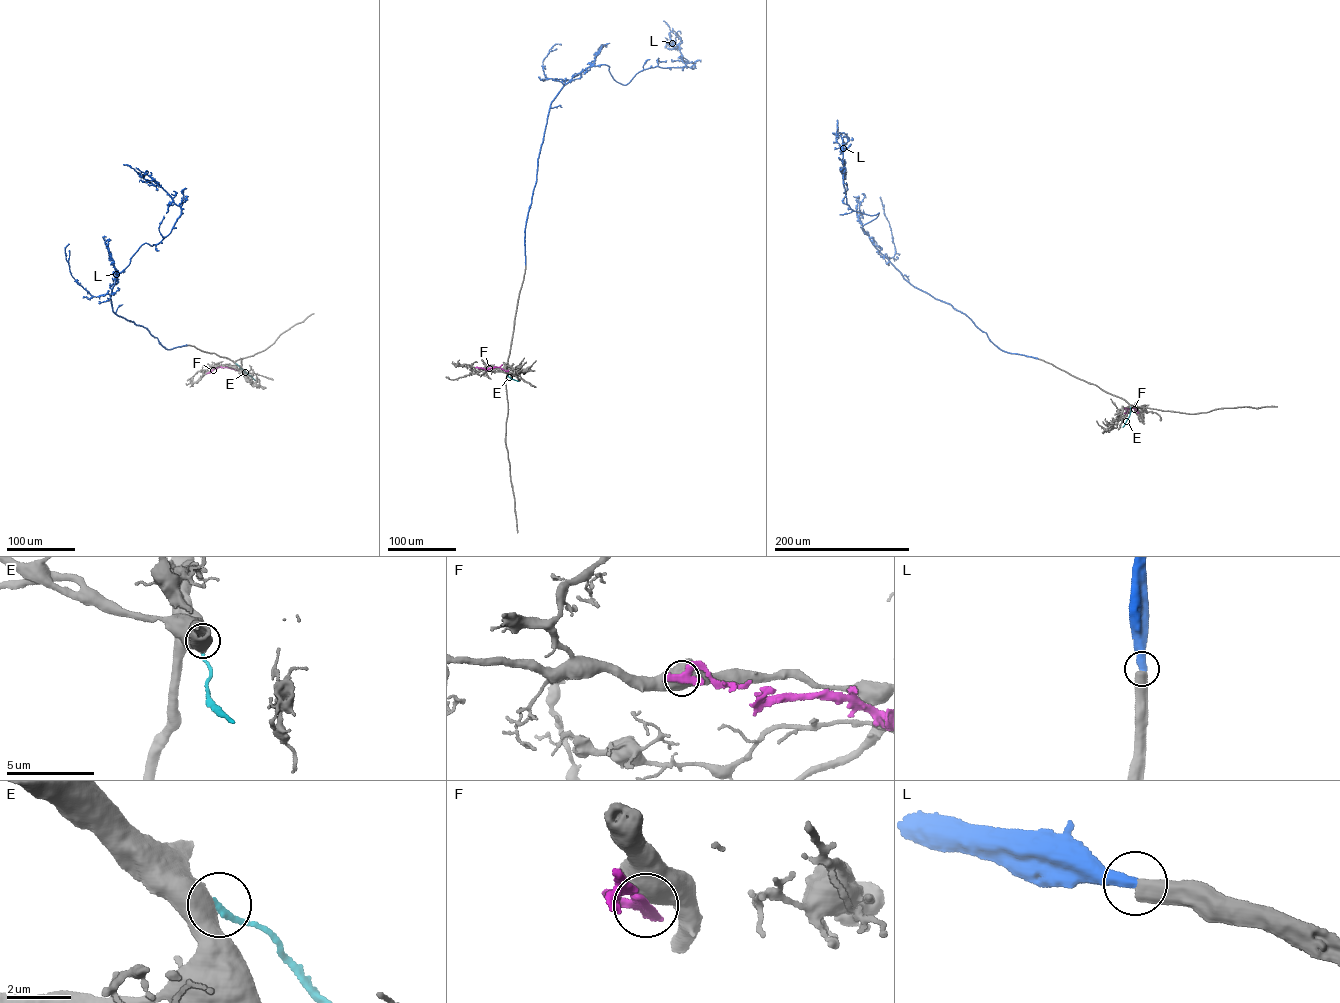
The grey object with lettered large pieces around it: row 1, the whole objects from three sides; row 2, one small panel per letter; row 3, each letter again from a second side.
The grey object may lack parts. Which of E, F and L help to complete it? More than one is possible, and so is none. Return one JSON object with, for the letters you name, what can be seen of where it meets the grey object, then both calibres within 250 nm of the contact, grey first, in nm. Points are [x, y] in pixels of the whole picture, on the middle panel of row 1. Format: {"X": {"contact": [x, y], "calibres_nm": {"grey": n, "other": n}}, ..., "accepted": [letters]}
{"L": {"contact": [525, 264], "calibres_nm": {"grey": 550, "other": 420}}, "accepted": ["L"]}

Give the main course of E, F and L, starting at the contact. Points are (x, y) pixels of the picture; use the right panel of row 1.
E: (1130, 407), (1123, 427)
F: (1138, 413), (1132, 408), (1124, 413)
L: (1038, 359), (1000, 349), (964, 314), (911, 284), (875, 247), (862, 228), (879, 213), (846, 203), (837, 120)

